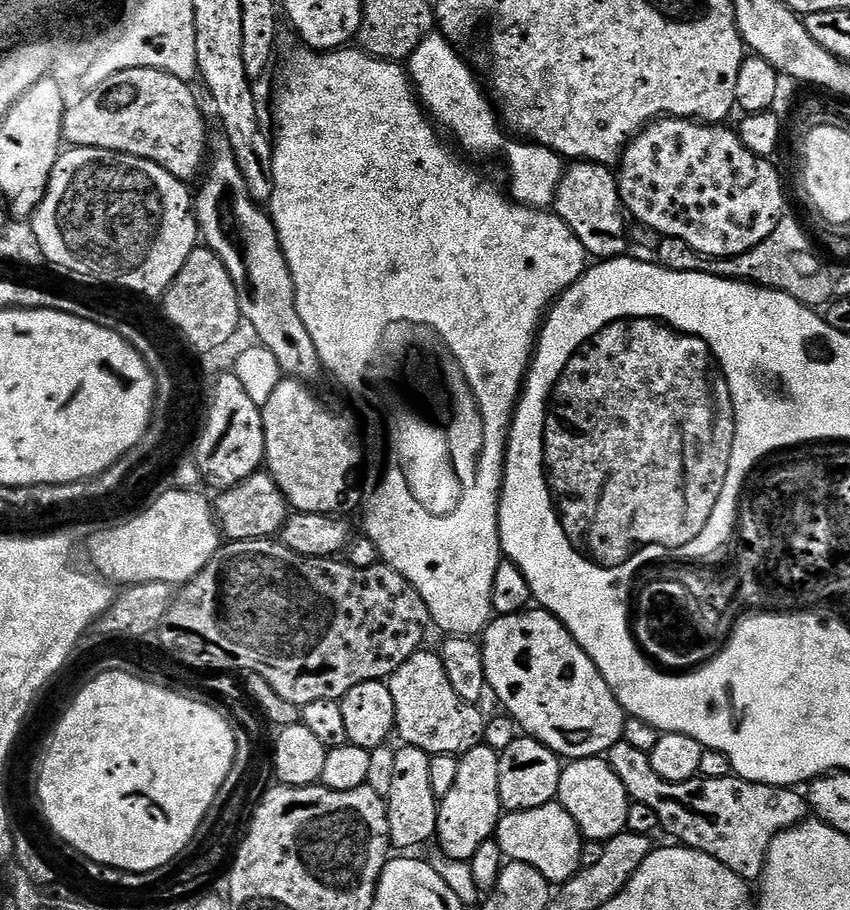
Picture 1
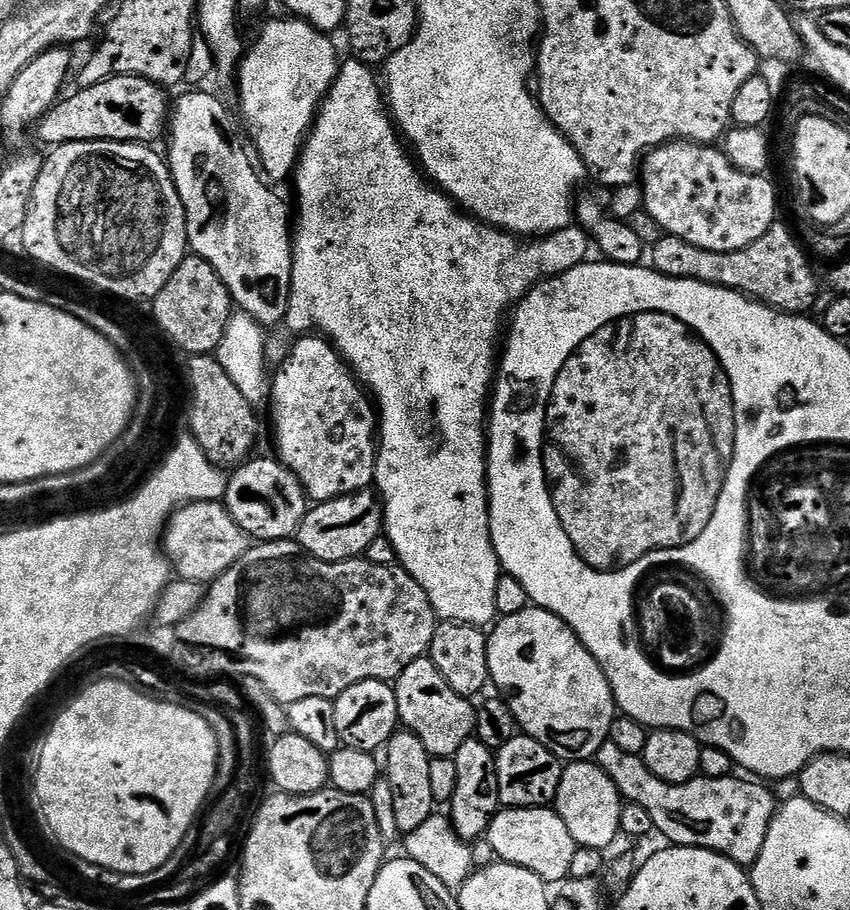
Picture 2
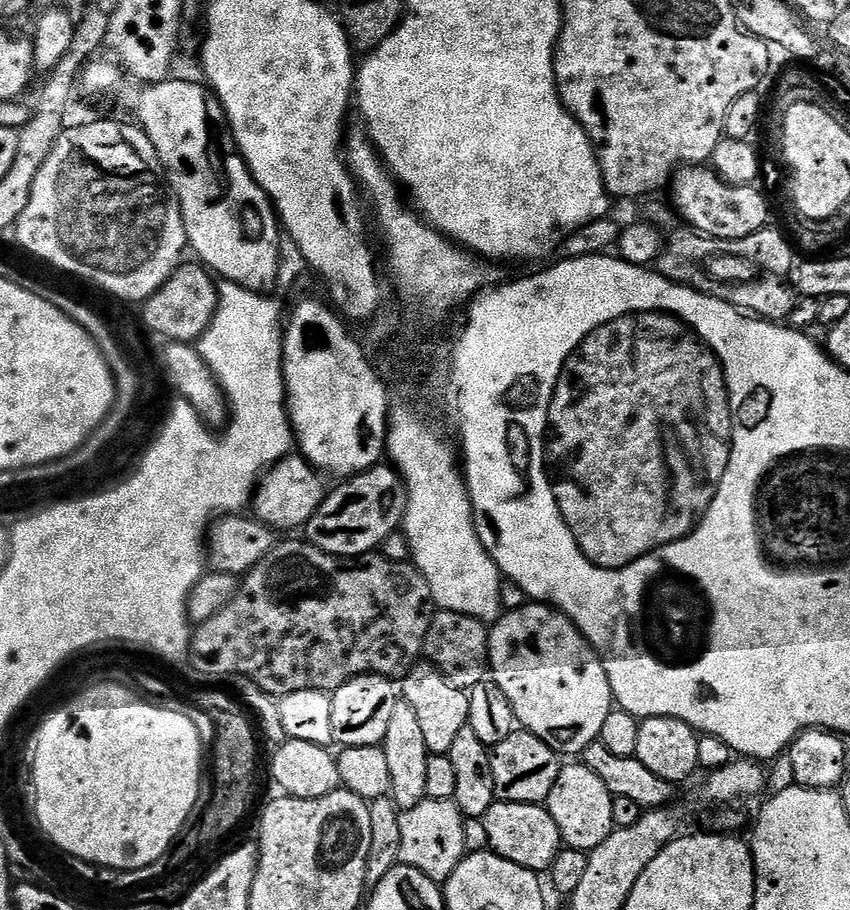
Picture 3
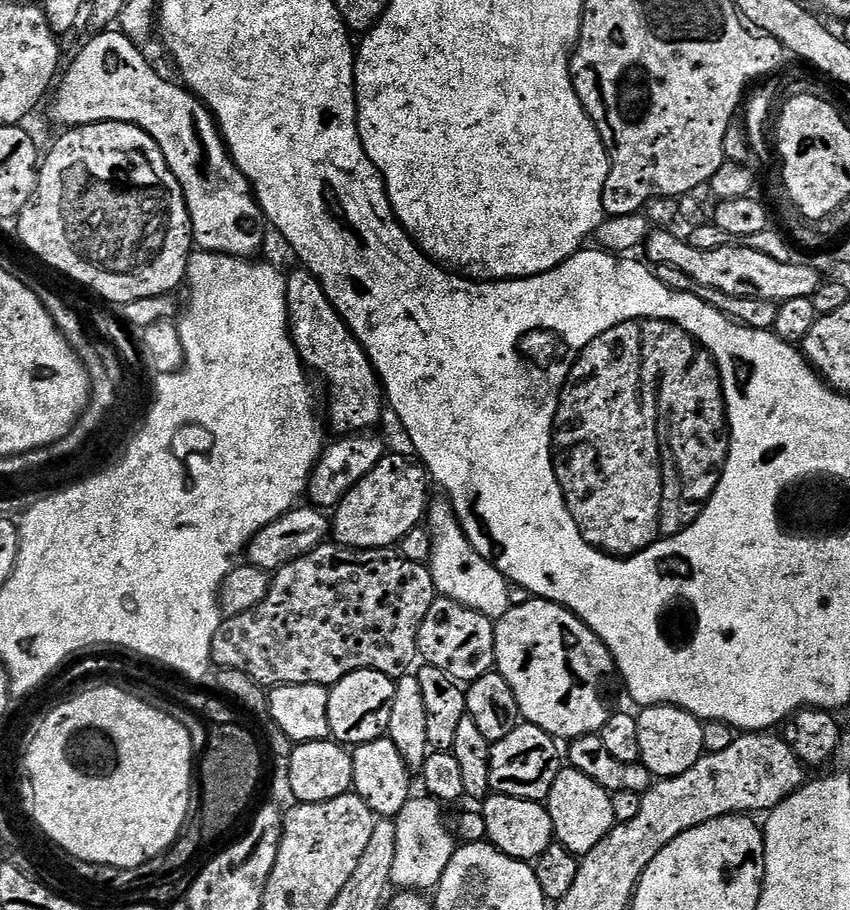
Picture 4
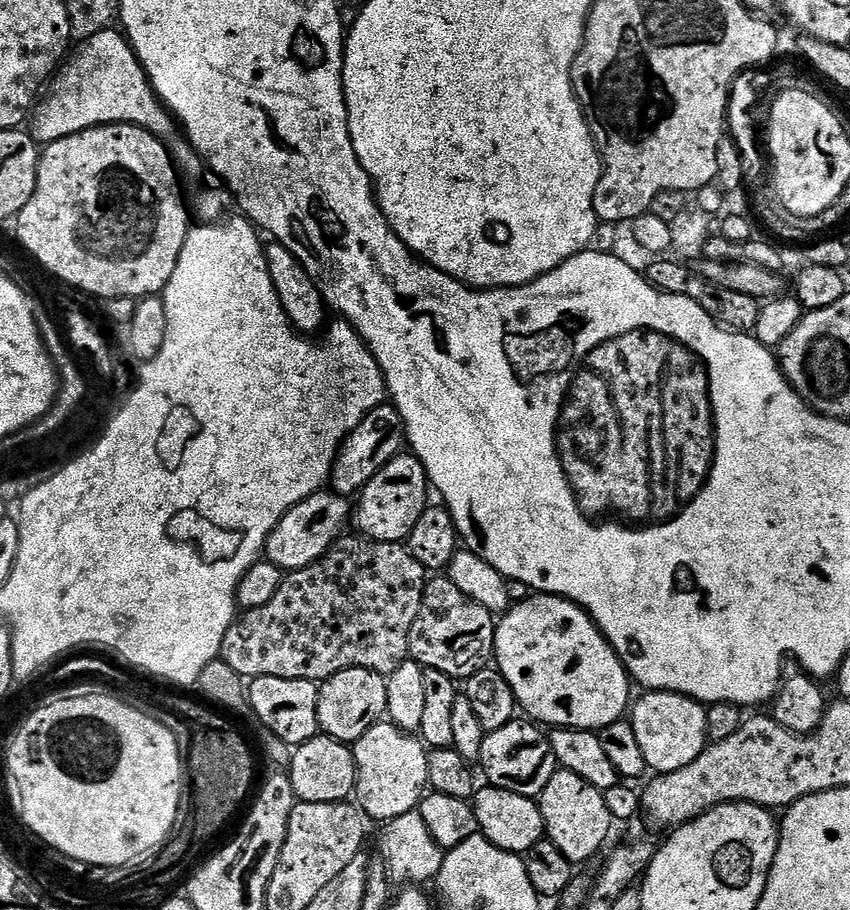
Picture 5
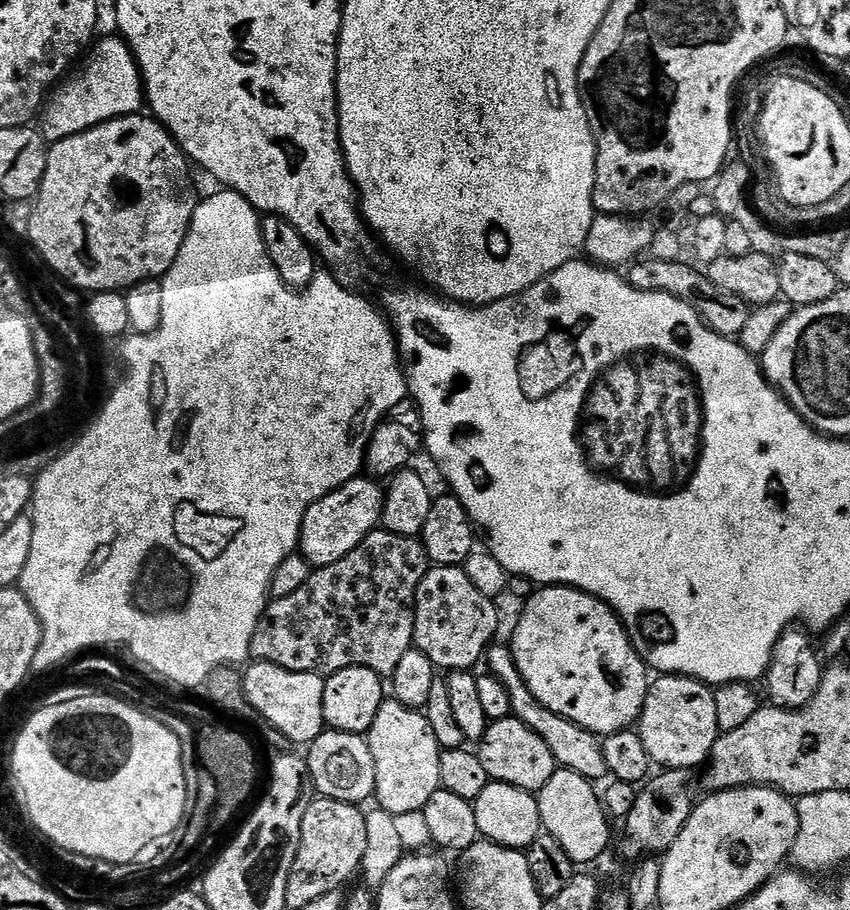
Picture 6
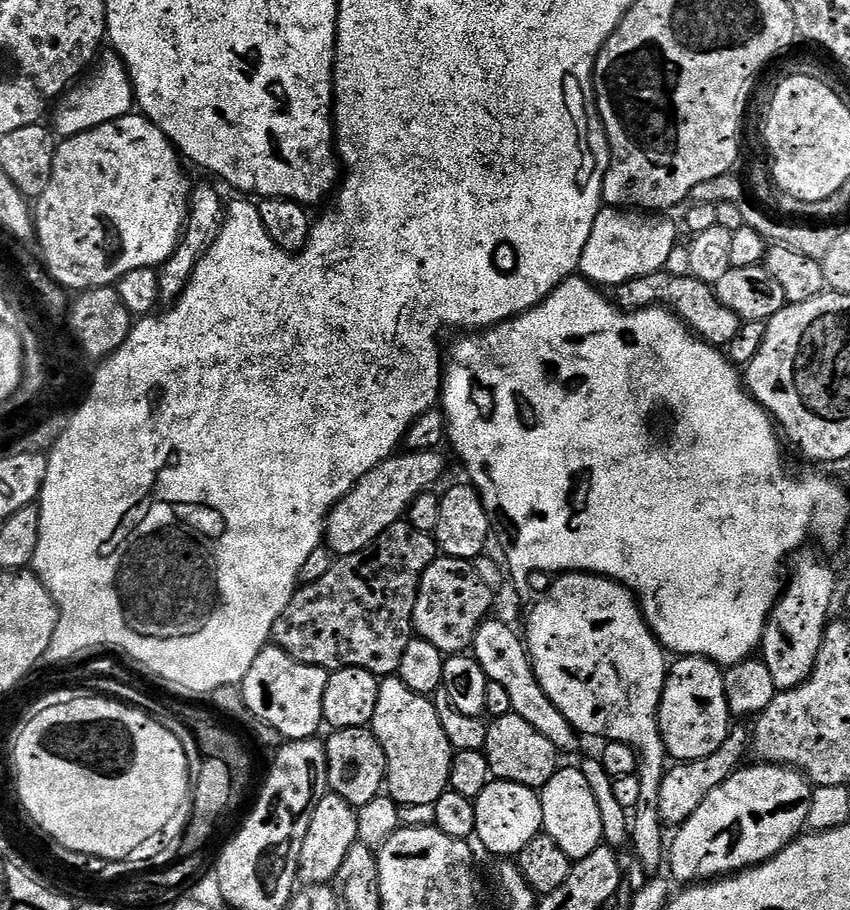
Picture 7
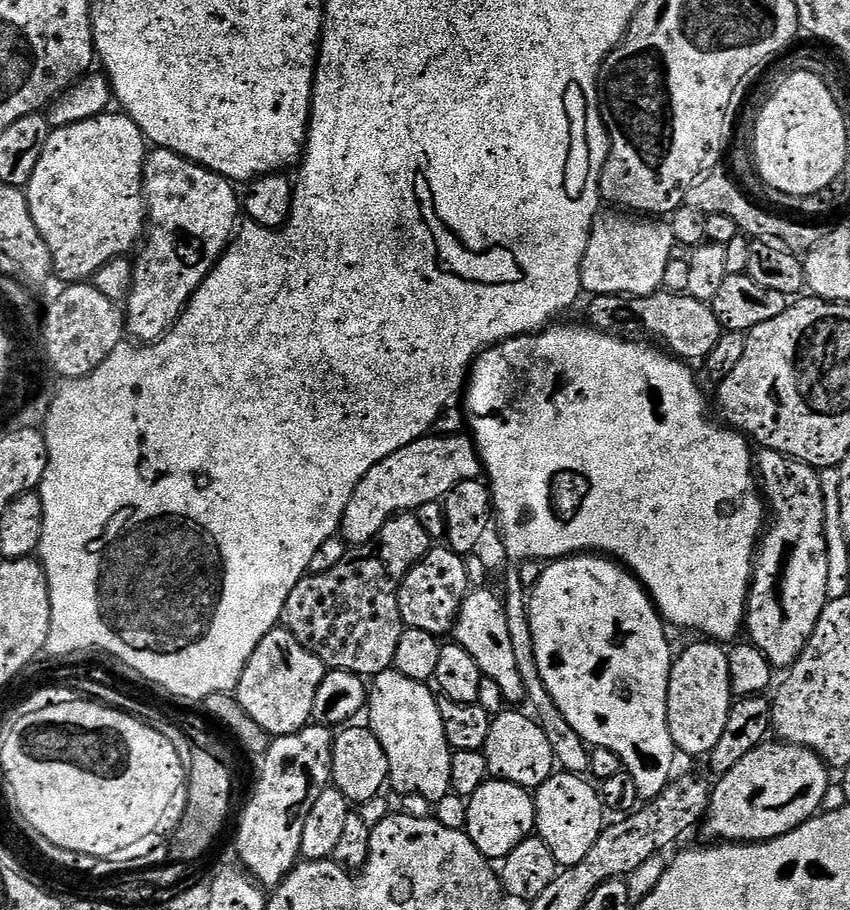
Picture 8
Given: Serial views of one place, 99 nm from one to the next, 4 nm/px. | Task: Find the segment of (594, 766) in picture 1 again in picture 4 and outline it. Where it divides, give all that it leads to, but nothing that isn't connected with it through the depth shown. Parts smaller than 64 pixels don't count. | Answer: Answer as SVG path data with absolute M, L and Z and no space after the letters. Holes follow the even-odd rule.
M571 766L561 767L558 778L554 778L546 807L555 839L575 854L594 850L594 846L598 846L598 842L602 842L602 838L606 838L606 834L617 825L610 793Z

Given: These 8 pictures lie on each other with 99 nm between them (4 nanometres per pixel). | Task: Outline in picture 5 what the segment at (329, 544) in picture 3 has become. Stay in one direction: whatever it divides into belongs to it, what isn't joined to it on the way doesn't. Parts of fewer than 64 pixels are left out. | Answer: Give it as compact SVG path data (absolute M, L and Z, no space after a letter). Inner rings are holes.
M415 454L398 455L382 470L378 470L378 474L374 474L374 478L370 478L370 482L358 493L360 505L357 503L354 508L355 523L360 523L360 528L364 531L361 533L367 539L390 542L391 544L407 541L411 532L425 517L425 513L430 507L428 492L430 493L430 481L428 472L424 469L424 463Z

